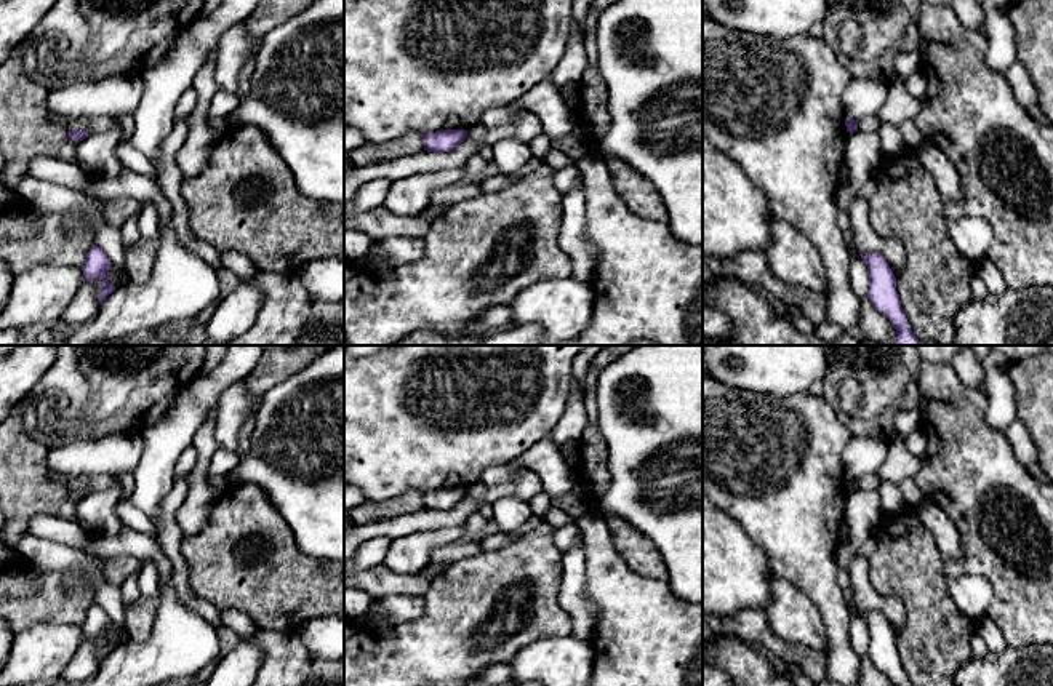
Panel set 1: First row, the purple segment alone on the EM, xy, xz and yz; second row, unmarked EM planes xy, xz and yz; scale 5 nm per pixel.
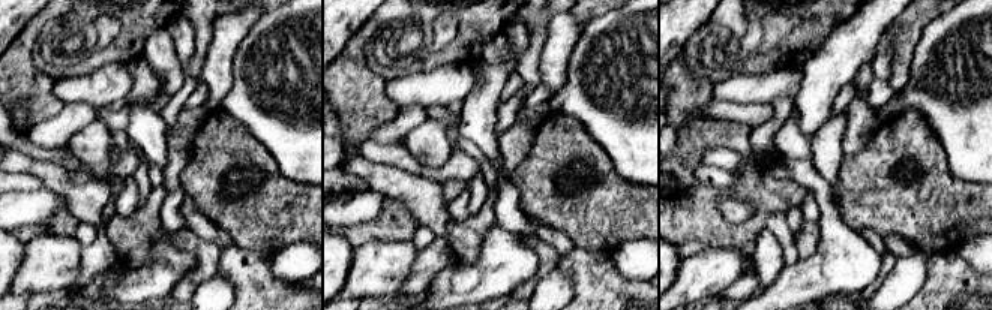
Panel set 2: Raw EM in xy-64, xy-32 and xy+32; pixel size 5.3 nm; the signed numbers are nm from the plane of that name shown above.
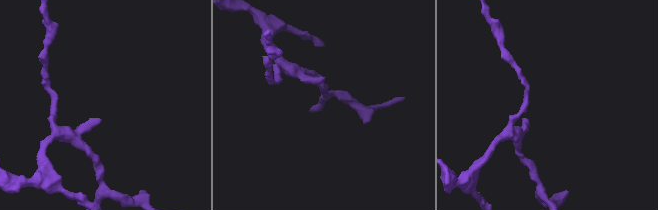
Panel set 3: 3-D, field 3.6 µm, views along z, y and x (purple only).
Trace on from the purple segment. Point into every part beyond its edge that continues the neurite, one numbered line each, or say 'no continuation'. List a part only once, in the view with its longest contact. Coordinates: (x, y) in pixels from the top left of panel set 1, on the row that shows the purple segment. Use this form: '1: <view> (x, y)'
no continuation

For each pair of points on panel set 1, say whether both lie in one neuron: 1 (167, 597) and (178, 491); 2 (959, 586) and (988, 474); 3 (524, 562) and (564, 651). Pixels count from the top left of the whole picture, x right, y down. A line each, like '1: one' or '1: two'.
1: two
2: two
3: two

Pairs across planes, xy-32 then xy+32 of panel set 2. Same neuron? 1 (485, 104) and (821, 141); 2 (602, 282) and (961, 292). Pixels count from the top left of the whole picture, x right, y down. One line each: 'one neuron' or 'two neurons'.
1: two neurons
2: one neuron

